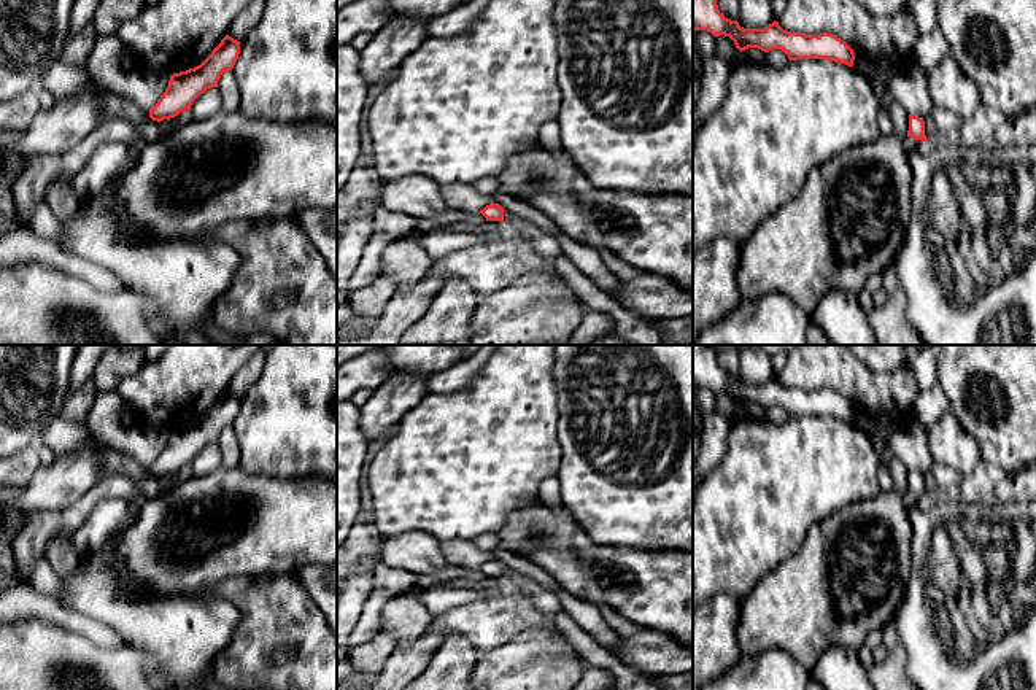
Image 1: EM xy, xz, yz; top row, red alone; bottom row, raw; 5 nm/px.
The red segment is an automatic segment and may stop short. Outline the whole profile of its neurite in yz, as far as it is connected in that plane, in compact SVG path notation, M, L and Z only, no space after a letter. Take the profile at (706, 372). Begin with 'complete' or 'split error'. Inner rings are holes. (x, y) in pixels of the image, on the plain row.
complete; M693 345L693 388L707 386L713 393L729 393L742 409L758 404L764 409L782 405L790 417L826 415L853 423L853 405L833 390L804 391L783 386L777 377L764 385L744 385L725 374L710 345Z

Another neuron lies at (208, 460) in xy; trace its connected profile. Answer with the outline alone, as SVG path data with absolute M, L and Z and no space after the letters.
M210 444L200 450L189 464L192 475L203 477L221 467L221 448L218 444Z

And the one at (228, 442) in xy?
M232 426L221 431L218 445L221 448L221 467L237 469L240 463L240 445Z

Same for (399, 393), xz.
M396 370L361 407L359 426L370 442L385 436L400 418L410 412L429 393L429 375Z

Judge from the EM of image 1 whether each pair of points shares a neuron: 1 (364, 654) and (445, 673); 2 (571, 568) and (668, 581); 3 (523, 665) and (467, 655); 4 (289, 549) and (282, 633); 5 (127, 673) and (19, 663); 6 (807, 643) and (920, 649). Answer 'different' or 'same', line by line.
1: different
2: same
3: different
4: different
5: same
6: different

